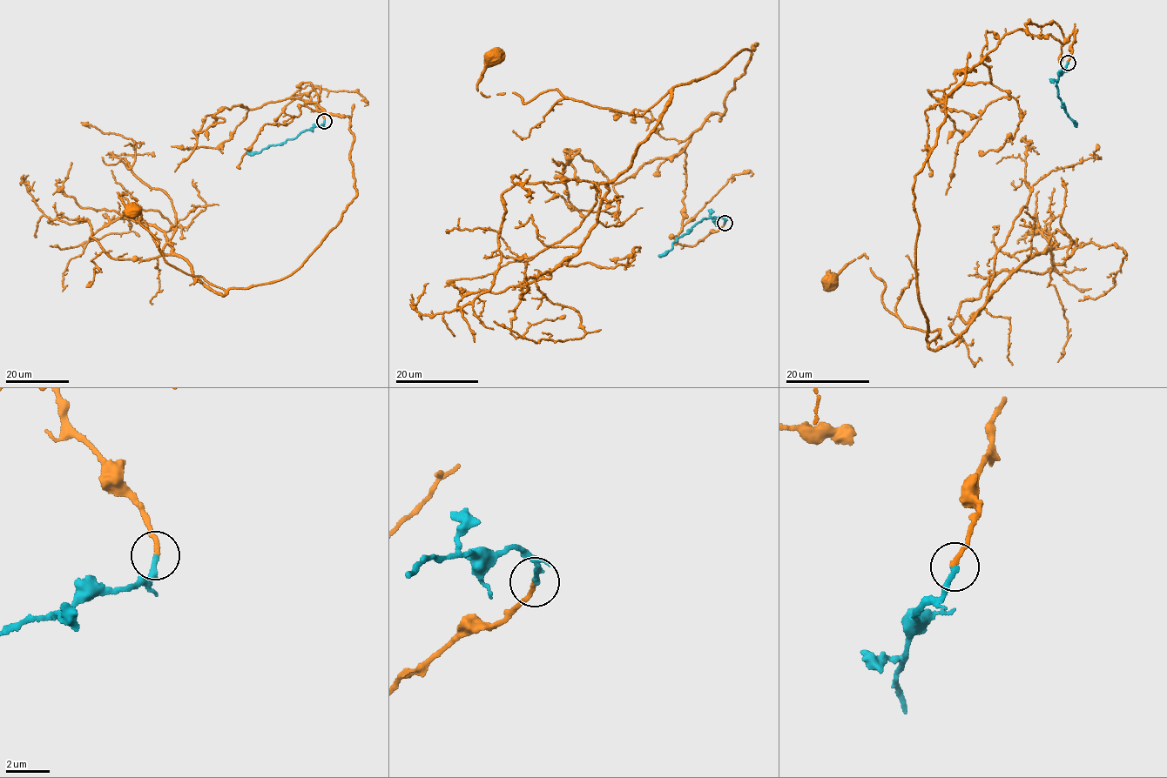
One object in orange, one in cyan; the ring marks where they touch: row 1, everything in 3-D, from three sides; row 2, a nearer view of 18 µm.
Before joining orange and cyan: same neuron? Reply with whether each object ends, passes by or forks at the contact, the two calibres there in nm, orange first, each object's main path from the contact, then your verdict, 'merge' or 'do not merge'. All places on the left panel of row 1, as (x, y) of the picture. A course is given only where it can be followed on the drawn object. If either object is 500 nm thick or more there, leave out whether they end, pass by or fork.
orange ends there; cyan ends there; 200 nm thick on the orange side, 240 nm on the other; orange runs (324, 121), (295, 94), (350, 118), (356, 197), (288, 276), (215, 286), (134, 211); cyan runs (324, 121), (323, 124), (259, 152), (246, 152); merge

